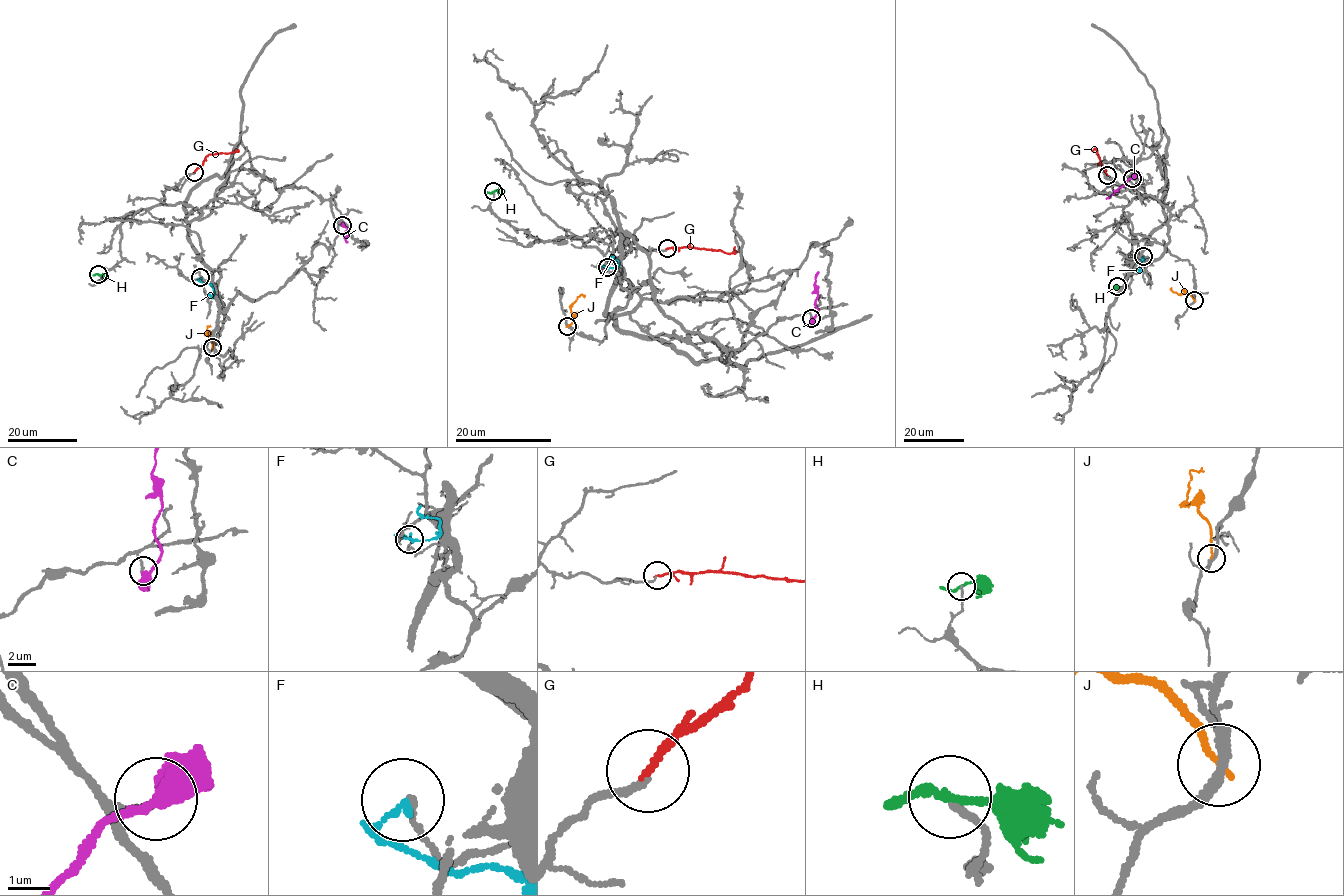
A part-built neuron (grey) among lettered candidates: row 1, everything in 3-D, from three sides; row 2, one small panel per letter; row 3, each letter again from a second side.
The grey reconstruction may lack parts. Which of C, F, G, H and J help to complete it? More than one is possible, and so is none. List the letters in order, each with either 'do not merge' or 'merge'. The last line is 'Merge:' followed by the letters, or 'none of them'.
C: do not merge
F: do not merge
G: merge
H: do not merge
J: do not merge
Merge: G

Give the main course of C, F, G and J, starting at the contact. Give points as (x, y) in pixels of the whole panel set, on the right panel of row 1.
C: (1132, 178), (1106, 198)
F: (1143, 256), (1139, 269)
G: (1107, 175), (1097, 151), (1092, 151)
J: (1194, 300), (1189, 294), (1179, 294), (1170, 288)

